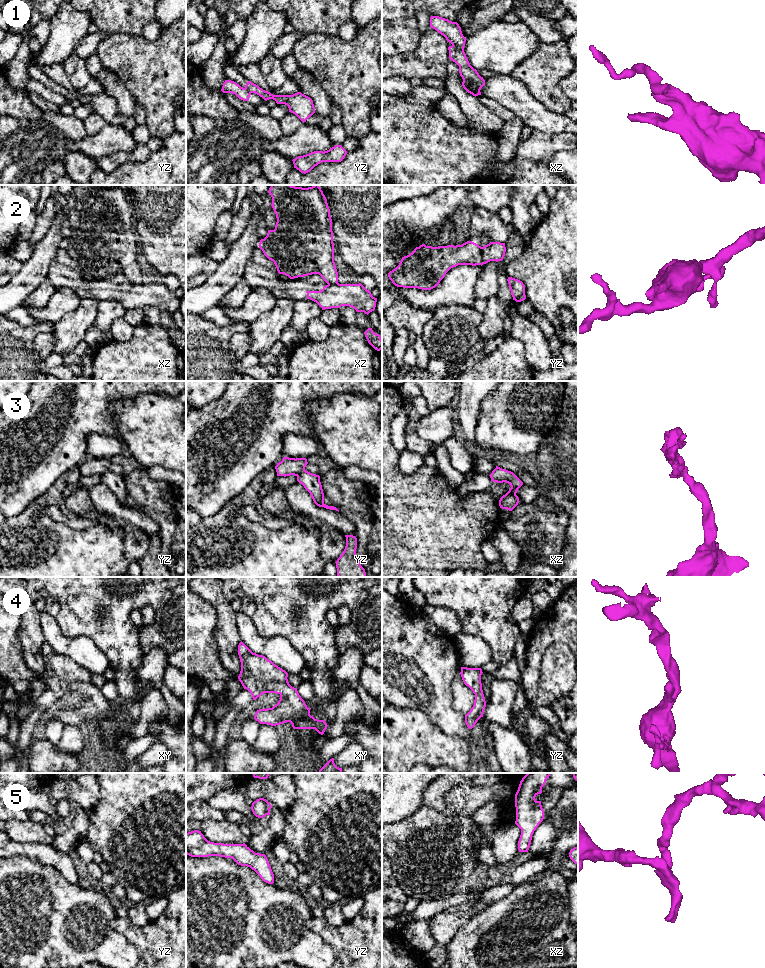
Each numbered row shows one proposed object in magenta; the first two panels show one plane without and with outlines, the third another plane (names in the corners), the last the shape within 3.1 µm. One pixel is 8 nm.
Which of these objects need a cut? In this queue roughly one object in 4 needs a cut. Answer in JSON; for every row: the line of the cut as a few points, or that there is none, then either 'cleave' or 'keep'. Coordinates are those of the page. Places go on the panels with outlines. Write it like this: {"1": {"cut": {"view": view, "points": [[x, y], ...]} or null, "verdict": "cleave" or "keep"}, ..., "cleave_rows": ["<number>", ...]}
{"1": {"cut": {"view": "xz", "points": [[452, 45], [463, 50]]}, "verdict": "cleave"}, "2": {"cut": {"view": "yz", "points": [[481, 247], [481, 258], [484, 263]]}, "verdict": "cleave"}, "3": {"cut": {"view": "xz", "points": [[507, 492], [515, 495]]}, "verdict": "cleave"}, "4": {"cut": null, "verdict": "keep"}, "5": {"cut": null, "verdict": "keep"}, "cleave_rows": ["1", "2", "3"]}

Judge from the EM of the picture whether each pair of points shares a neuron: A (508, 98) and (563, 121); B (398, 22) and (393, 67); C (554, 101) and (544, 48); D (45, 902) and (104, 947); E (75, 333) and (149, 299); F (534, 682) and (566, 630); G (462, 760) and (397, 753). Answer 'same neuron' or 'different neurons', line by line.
A: same neuron
B: different neurons
C: same neuron
D: same neuron
E: different neurons
F: same neuron
G: same neuron

